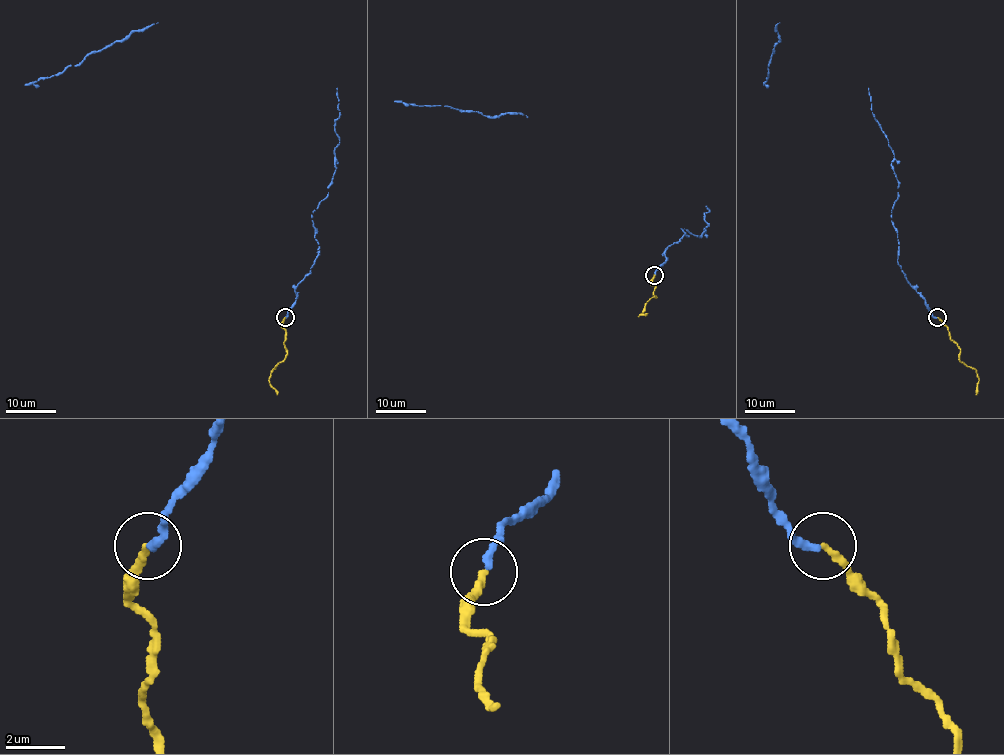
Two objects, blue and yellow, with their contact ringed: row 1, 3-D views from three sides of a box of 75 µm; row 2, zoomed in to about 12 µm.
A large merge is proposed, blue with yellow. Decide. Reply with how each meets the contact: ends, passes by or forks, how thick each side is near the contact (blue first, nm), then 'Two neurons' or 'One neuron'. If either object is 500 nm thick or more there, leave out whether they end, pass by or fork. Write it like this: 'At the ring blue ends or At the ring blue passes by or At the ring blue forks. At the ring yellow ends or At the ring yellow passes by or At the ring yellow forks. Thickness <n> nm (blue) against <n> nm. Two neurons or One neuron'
At the ring blue ends. At the ring yellow ends. Thickness 280 nm (blue) against 280 nm. One neuron

